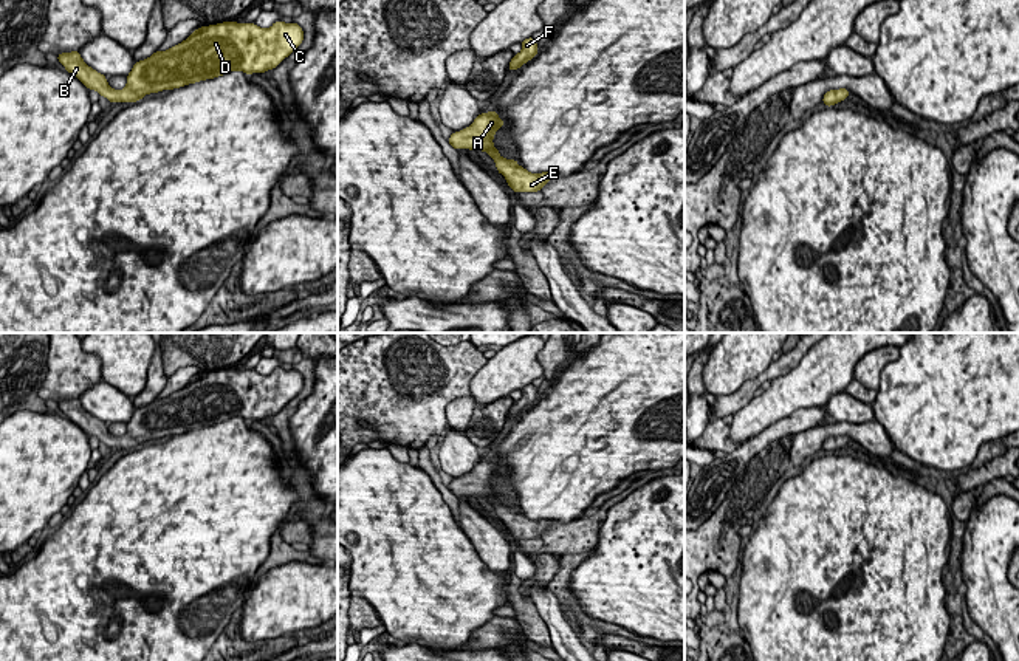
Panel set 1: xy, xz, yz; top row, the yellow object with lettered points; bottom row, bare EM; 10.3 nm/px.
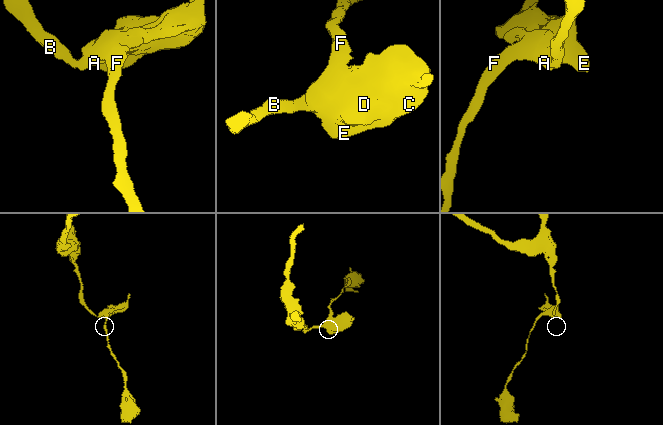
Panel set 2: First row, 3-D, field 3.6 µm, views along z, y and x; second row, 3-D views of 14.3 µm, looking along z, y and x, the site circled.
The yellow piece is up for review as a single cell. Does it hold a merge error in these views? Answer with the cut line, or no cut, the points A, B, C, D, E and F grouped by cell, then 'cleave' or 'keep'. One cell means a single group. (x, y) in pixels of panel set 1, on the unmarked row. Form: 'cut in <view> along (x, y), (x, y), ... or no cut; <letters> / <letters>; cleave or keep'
no cut; A B C D E F; keep

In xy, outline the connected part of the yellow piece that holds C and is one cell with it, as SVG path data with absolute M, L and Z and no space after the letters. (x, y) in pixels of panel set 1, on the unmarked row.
M234 367L209 373L200 373L186 387L166 398L156 398L150 404L135 409L127 421L124 437L113 437L107 424L81 404L79 398L57 401L57 407L68 420L76 423L88 437L96 437L110 449L138 449L146 441L173 437L206 426L214 426L231 418L245 421L265 420L276 415L304 387L304 378L297 370L274 368L271 375L259 375L256 370L237 370Z

